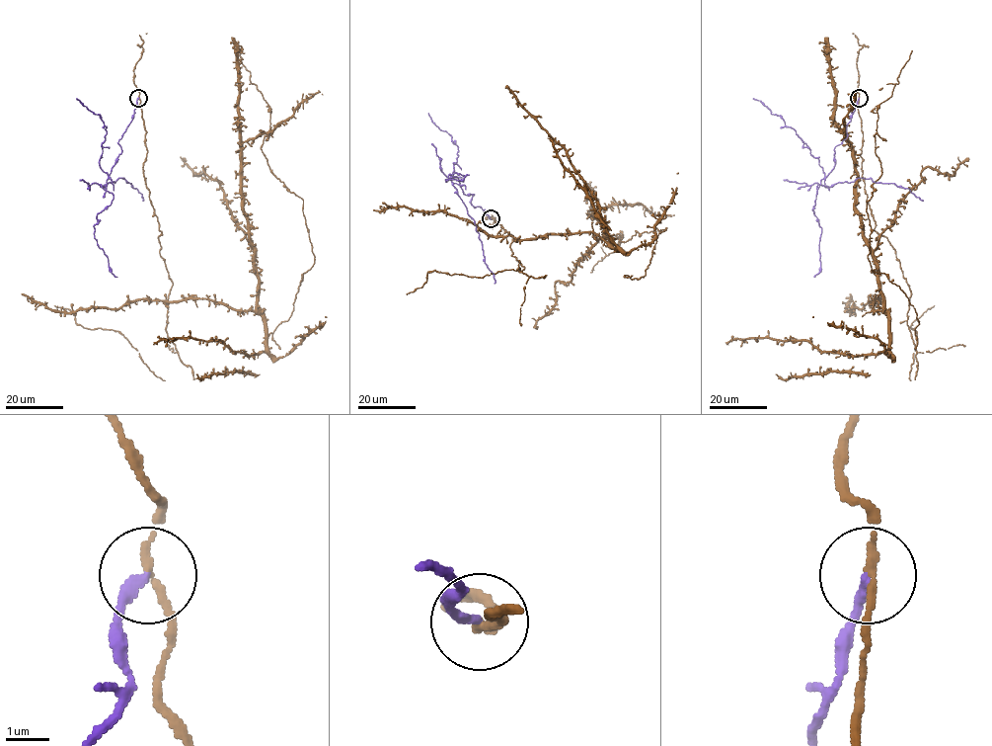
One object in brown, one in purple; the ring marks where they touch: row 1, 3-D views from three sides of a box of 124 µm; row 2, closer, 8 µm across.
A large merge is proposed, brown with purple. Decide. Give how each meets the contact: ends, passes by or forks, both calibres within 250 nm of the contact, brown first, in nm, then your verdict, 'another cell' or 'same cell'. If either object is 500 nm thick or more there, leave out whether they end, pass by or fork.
brown passes by | purple ends | 180/240 nm | another cell

